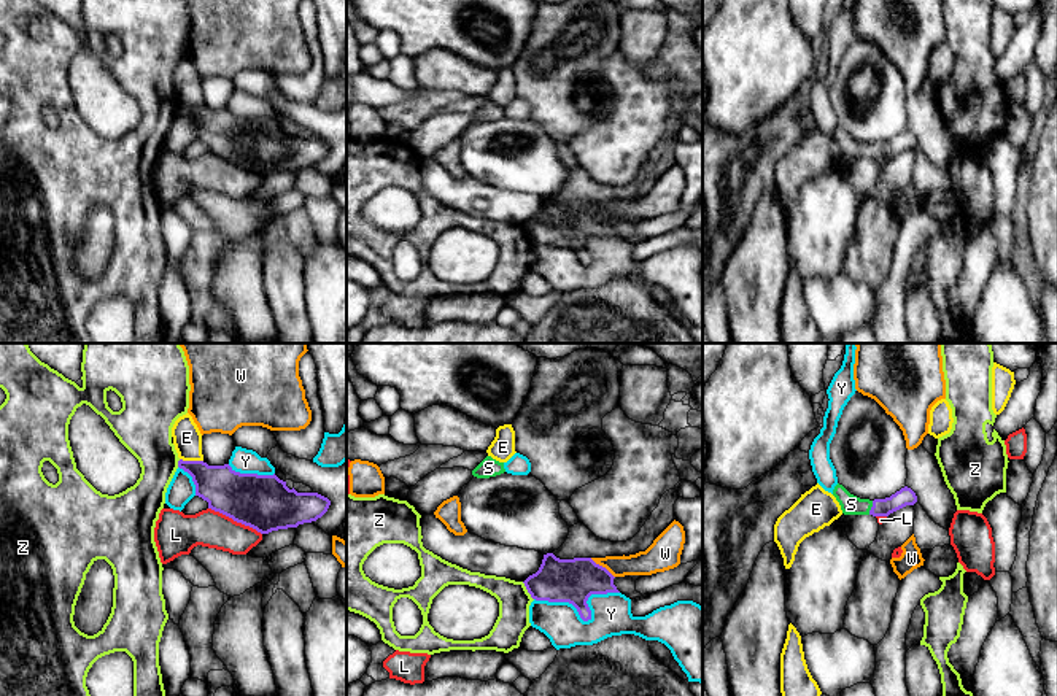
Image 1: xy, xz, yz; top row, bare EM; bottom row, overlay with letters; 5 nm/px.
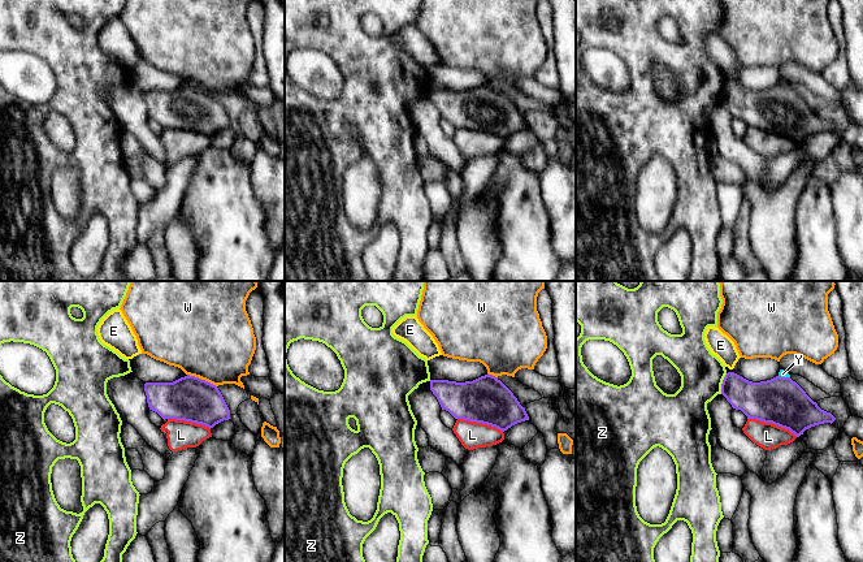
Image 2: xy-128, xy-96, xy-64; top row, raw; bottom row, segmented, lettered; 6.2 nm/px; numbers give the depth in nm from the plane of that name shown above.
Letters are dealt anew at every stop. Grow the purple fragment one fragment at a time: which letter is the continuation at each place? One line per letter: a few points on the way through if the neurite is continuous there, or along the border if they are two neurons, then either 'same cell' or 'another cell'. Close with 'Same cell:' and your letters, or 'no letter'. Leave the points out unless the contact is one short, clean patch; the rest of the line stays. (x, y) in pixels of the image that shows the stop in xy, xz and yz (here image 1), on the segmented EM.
E: another cell
L: another cell
S: runs through yz (881, 507), (871, 507), (851, 504); same cell
W: border along xz (590, 558), (614, 577); another cell
Y: another cell
Z: border along xz (522, 582), (533, 599); another cell
Same cell: S

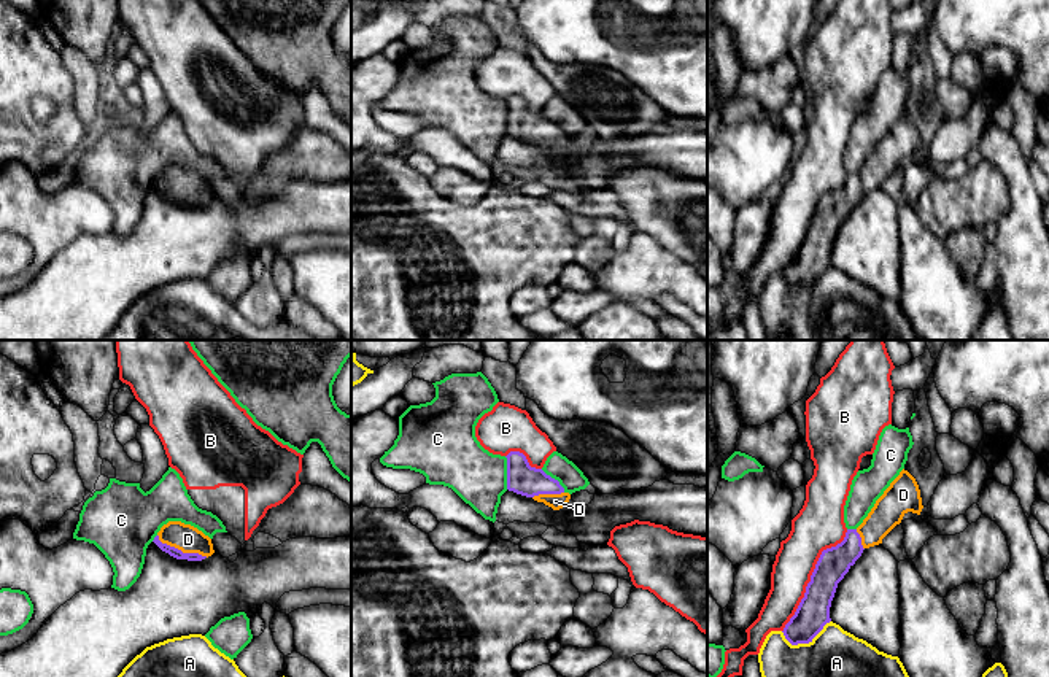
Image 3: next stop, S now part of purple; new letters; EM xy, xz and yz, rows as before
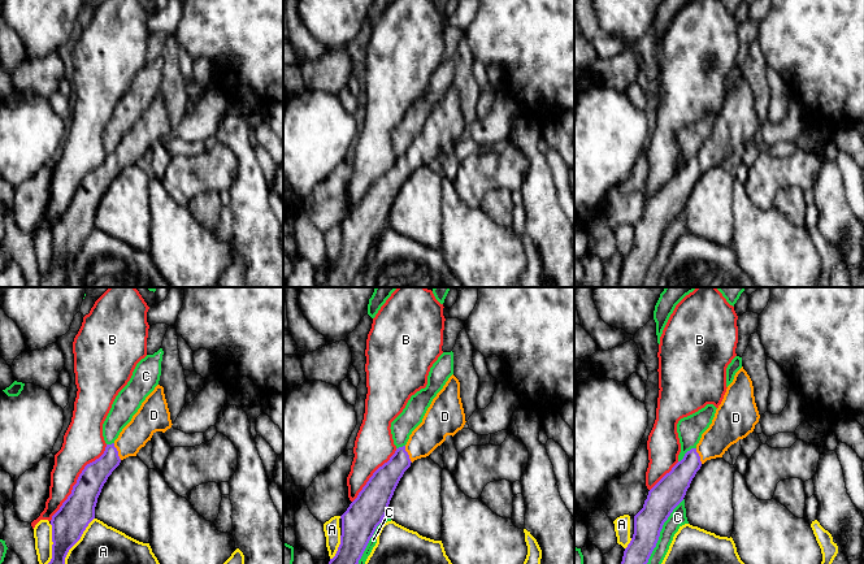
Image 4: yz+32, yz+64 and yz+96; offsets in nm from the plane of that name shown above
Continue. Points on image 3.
A: another cell
B: another cell
C: another cell
D: runs through xy (174, 552), (180, 550), (188, 539); same cell
Same cell: D

